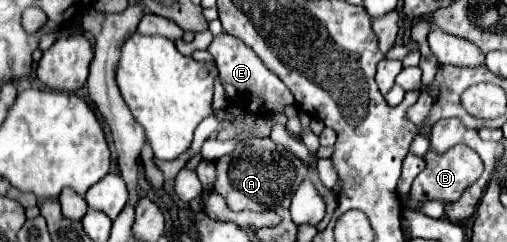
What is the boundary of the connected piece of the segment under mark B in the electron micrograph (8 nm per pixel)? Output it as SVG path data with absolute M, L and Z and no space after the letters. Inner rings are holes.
M455 145L453 149L449 149L443 155L437 155L433 151L429 151L425 155L427 167L421 175L415 177L413 187L411 187L411 197L419 199L419 201L427 201L427 199L439 199L439 201L457 201L463 191L475 183L479 179L479 175L483 173L483 161L481 157L467 145Z

